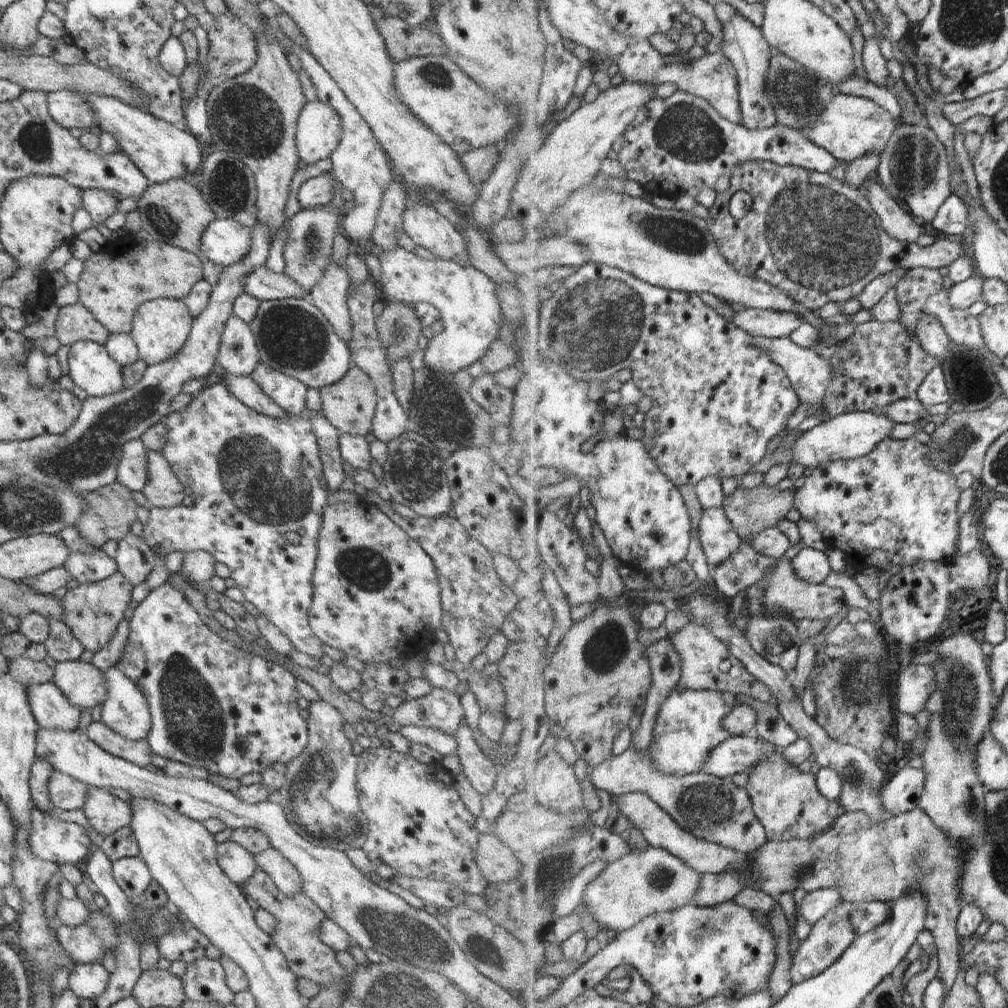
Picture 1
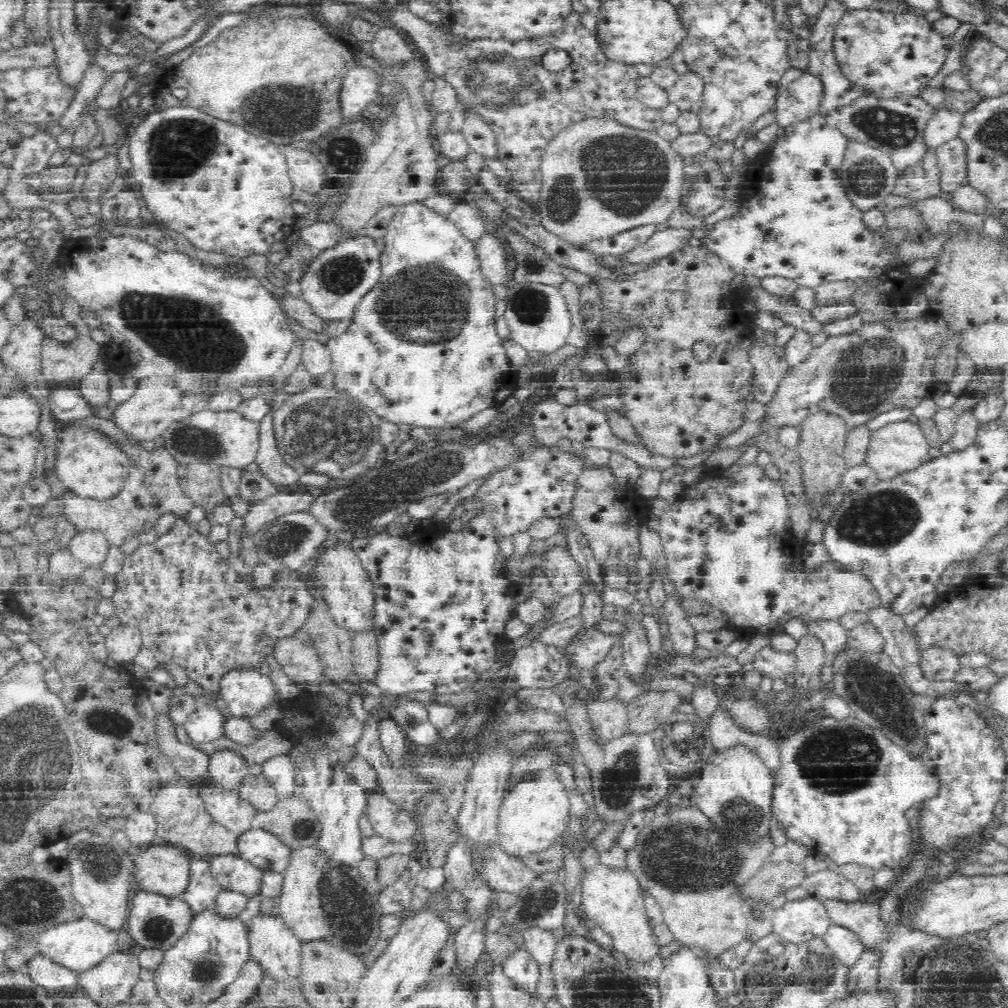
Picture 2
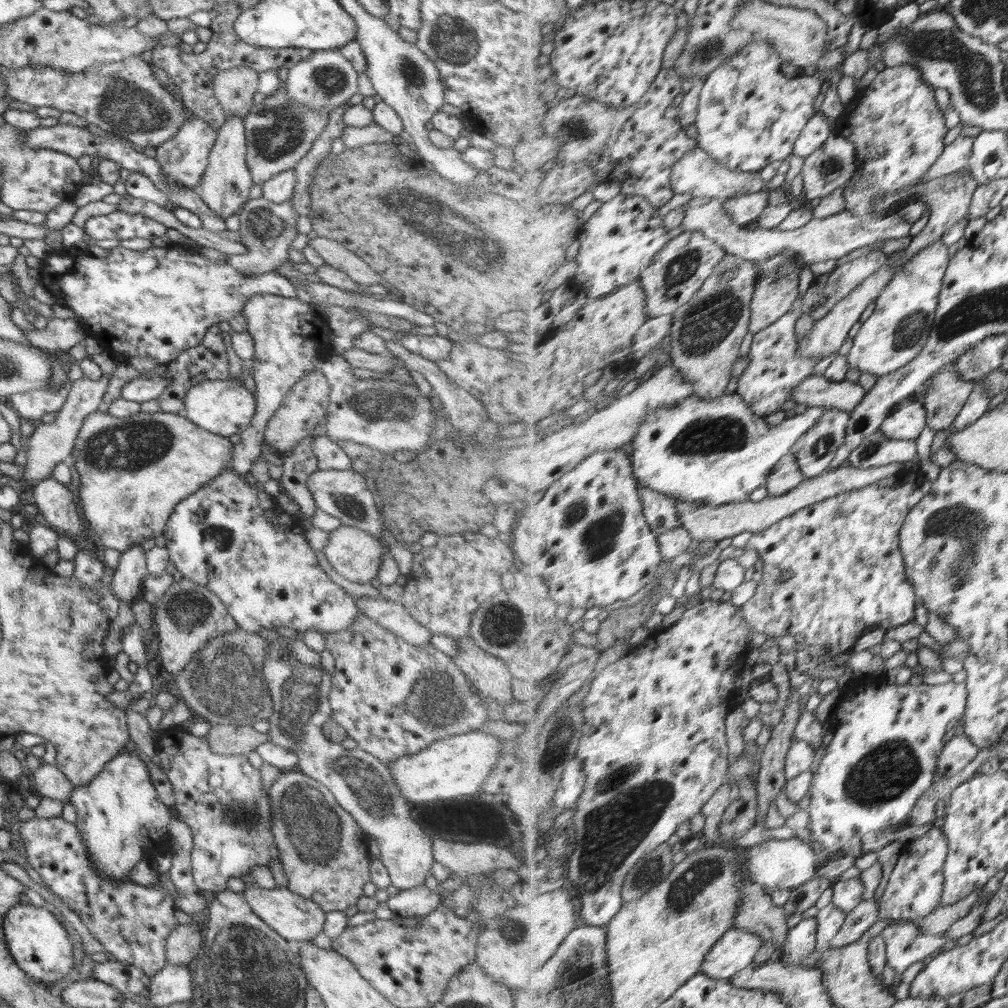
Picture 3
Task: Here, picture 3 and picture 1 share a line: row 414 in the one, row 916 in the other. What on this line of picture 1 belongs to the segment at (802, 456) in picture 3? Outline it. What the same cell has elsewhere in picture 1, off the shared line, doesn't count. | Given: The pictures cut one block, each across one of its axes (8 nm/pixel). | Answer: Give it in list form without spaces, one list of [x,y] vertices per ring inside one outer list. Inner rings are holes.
[[[848,901],[835,906],[822,921],[812,926],[809,937],[800,944],[800,948],[794,957],[792,965],[793,981],[797,985],[802,981],[821,975],[828,970],[838,959],[850,948],[850,945],[857,939],[851,916],[854,904]]]

